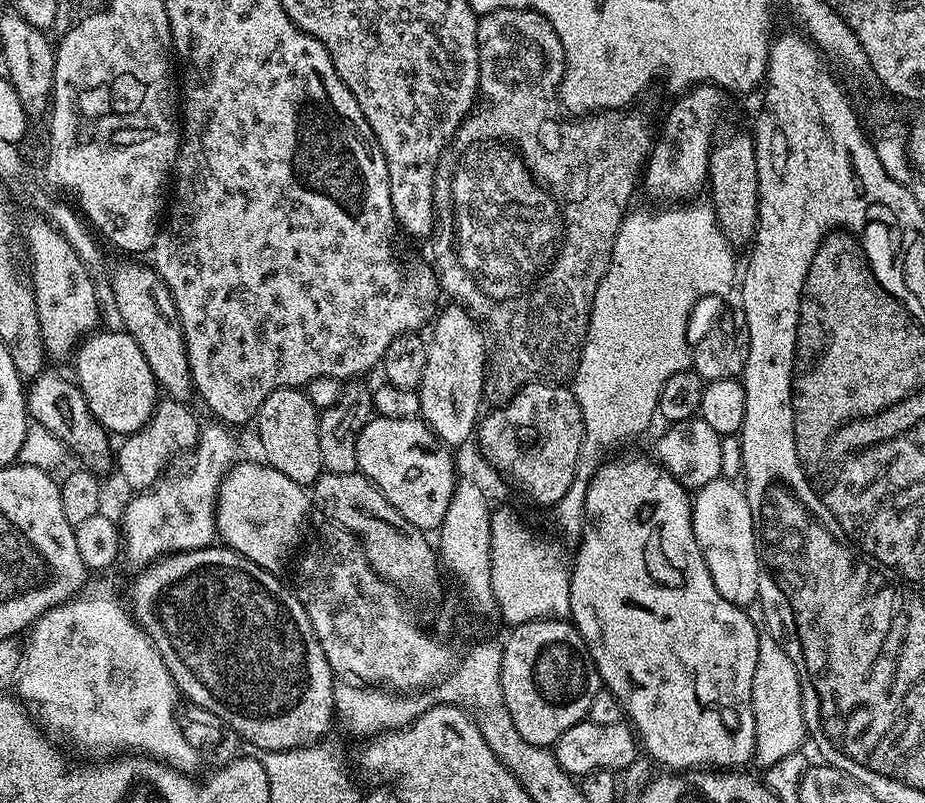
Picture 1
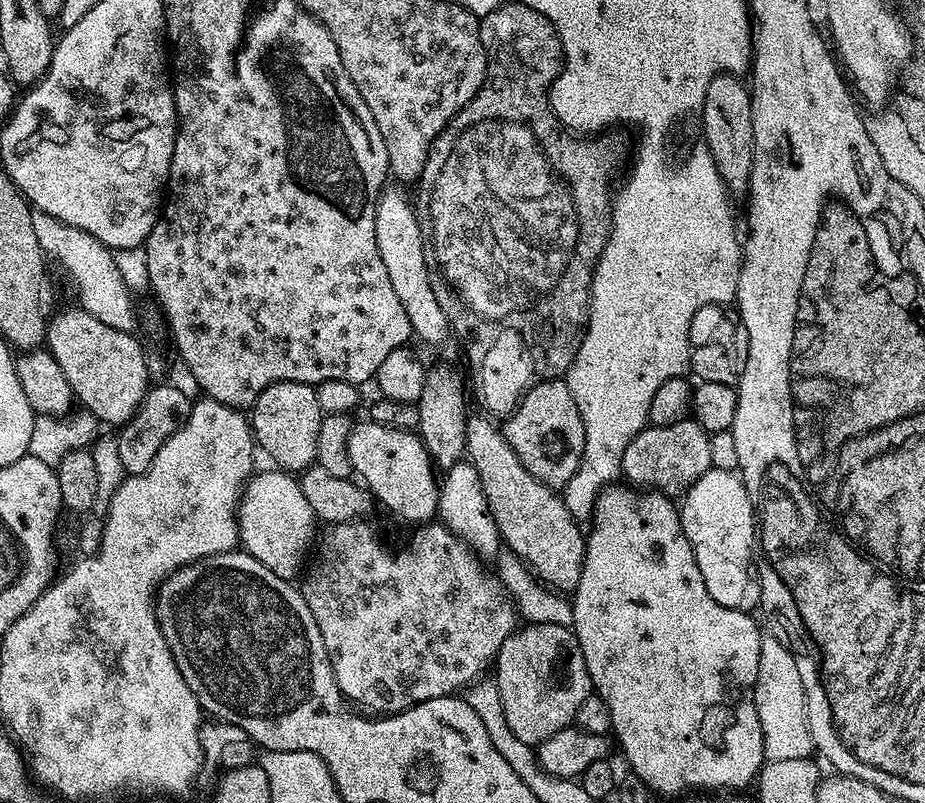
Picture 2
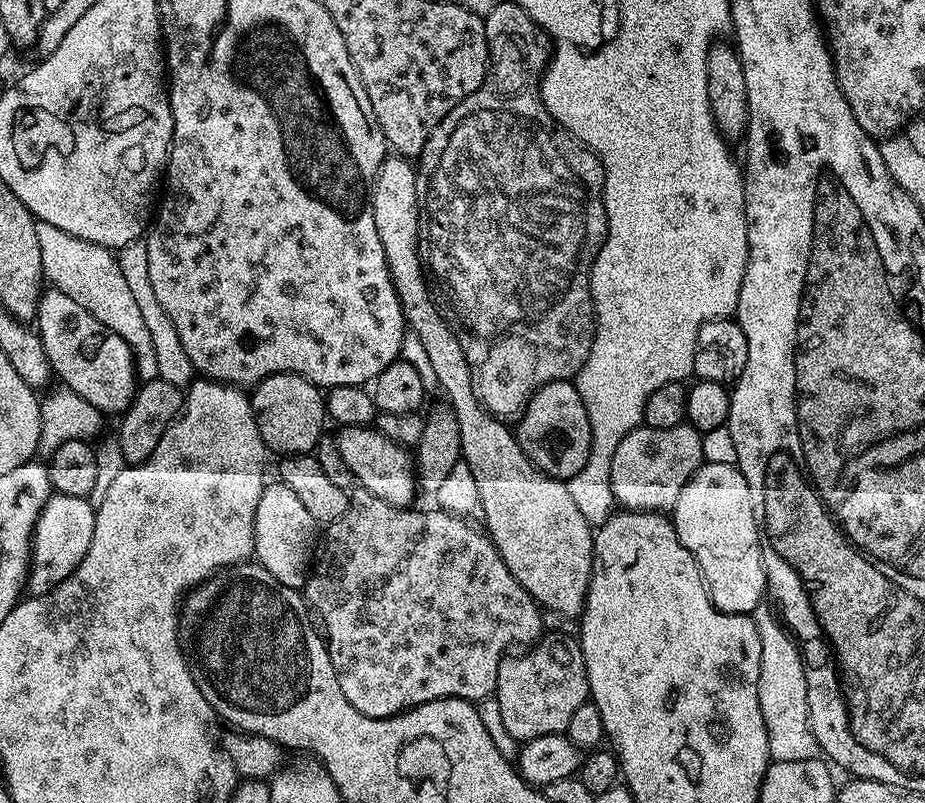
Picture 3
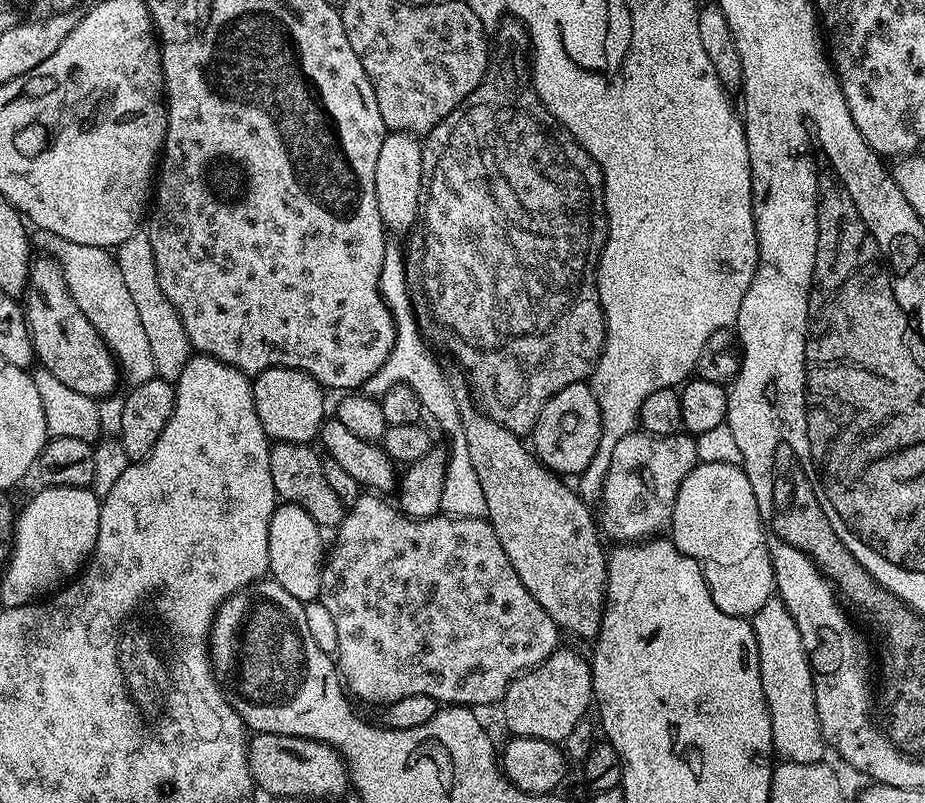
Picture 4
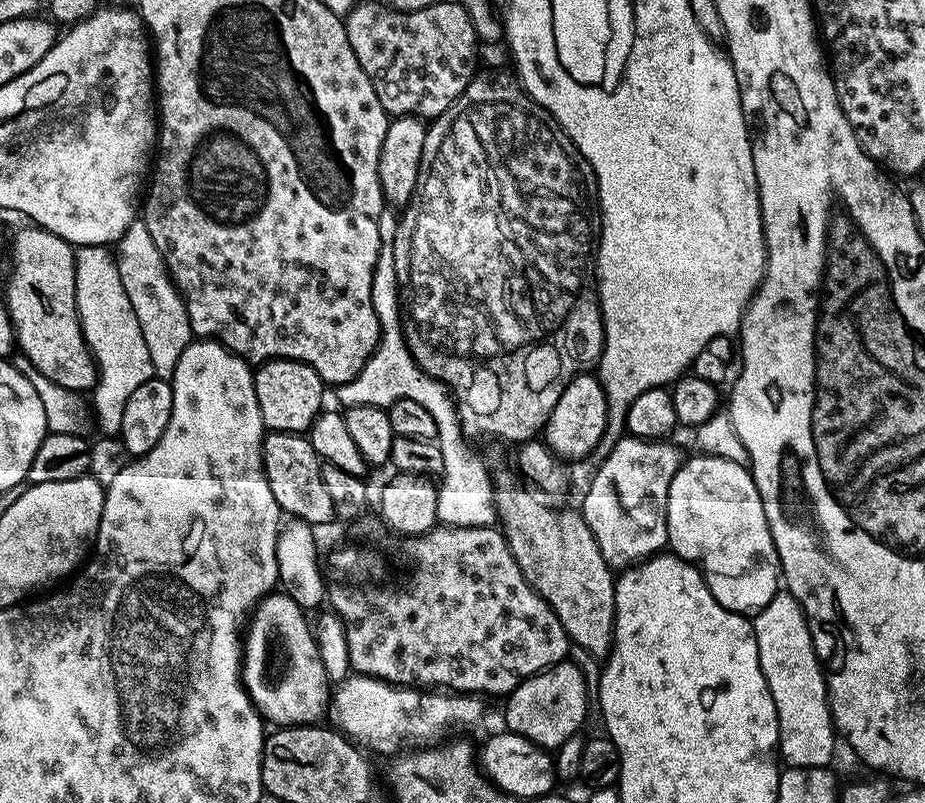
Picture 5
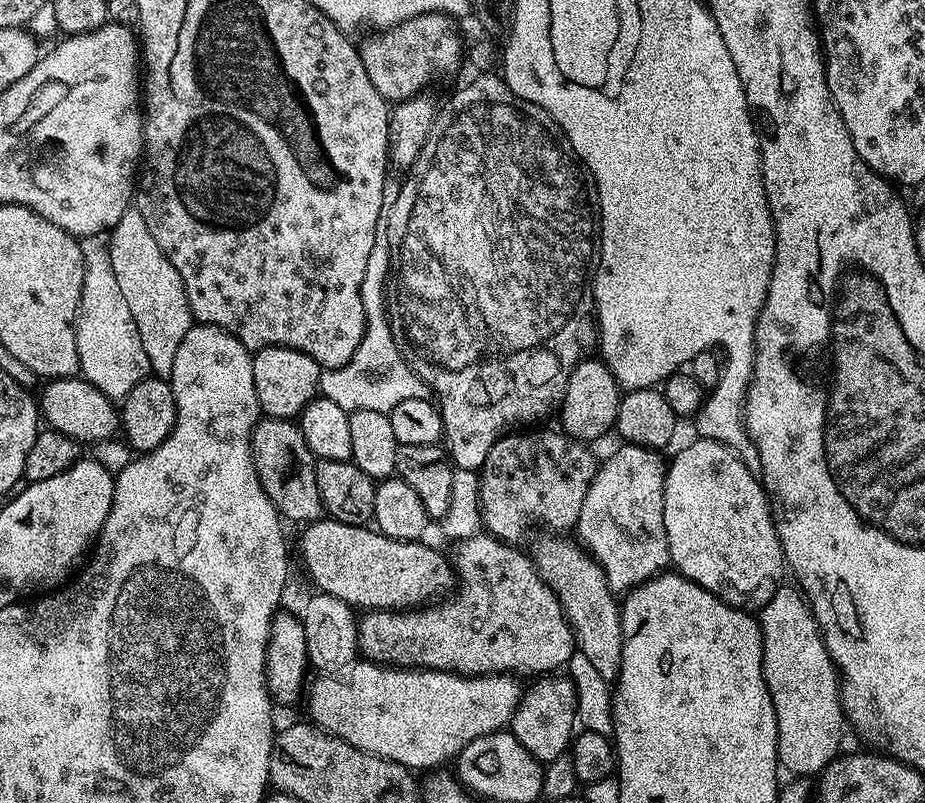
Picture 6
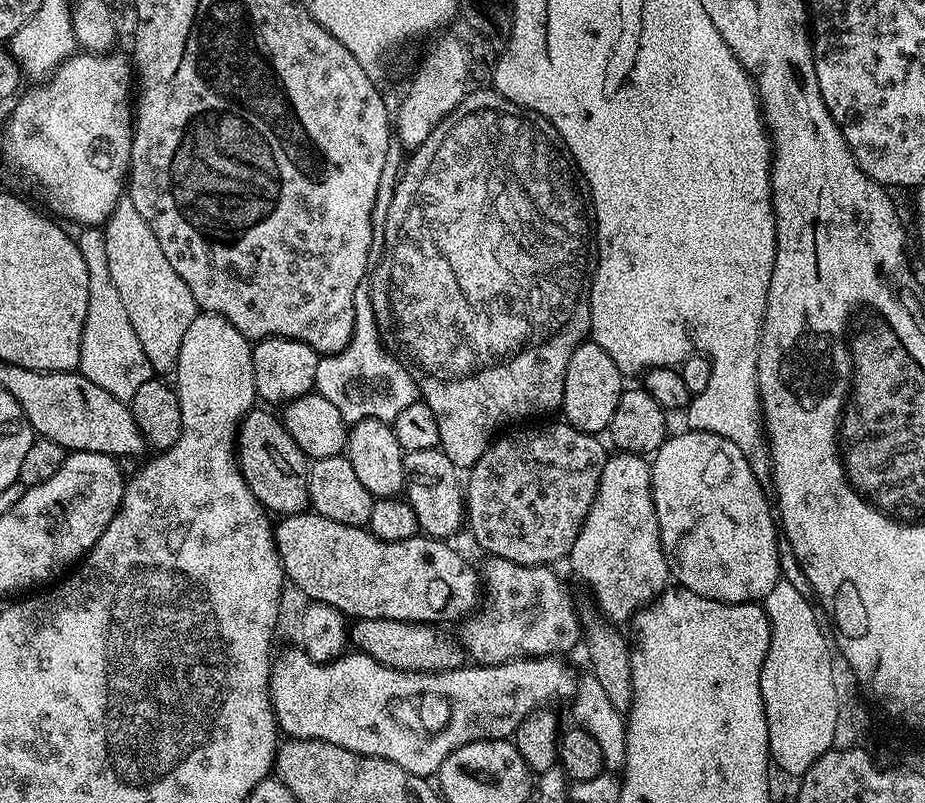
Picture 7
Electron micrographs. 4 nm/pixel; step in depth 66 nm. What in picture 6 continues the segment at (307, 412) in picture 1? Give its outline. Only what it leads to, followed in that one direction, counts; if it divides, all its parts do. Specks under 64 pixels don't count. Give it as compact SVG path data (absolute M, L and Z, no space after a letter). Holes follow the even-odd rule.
M274 344L270 348L259 349L253 355L252 369L254 370L254 394L258 394L260 410L264 416L292 420L299 417L305 406L317 399L320 392L321 366L305 352Z

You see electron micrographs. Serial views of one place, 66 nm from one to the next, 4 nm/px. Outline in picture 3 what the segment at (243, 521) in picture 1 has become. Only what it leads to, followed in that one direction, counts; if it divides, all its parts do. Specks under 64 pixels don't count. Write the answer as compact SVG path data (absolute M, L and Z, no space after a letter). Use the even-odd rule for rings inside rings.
M269 483L254 514L254 542L256 543L254 556L260 567L274 574L274 578L278 578L282 586L303 589L310 565L314 560L314 545L317 540L318 525L310 518L310 510L302 506L298 494L294 494L294 490L290 490L282 483Z

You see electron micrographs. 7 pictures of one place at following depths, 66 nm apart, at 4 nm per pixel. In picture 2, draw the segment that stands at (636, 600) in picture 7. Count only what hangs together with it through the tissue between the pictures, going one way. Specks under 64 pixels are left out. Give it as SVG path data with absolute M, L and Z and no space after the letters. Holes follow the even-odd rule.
M691 418L674 422L674 426L645 426L636 435L634 442L626 446L626 454L620 459L620 470L625 481L641 490L680 494L691 488L692 483L702 478L702 474L712 467L711 445L712 436Z

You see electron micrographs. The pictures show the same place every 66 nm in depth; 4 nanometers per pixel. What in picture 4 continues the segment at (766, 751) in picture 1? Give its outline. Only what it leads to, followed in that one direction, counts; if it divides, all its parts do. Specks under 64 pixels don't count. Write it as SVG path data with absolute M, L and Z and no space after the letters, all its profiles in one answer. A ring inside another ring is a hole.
M773 594L760 610L750 617L754 630L754 638L758 646L758 666L762 674L762 690L766 694L766 702L770 710L770 726L772 727L772 746L775 755L781 761L790 763L818 763L825 759L826 741L818 722L818 706L814 698L814 676L812 663L808 661L809 651L802 642L802 634L798 634L798 626L779 595Z

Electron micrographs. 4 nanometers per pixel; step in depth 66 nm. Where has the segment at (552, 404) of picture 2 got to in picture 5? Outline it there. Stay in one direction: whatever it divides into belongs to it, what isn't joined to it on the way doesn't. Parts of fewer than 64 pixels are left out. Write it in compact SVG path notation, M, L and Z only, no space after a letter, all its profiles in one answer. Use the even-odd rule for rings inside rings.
M592 374L575 376L562 390L562 398L558 398L558 406L550 410L548 421L544 424L543 443L555 456L565 462L580 460L588 456L605 439L608 430L608 403L604 393L604 385Z

